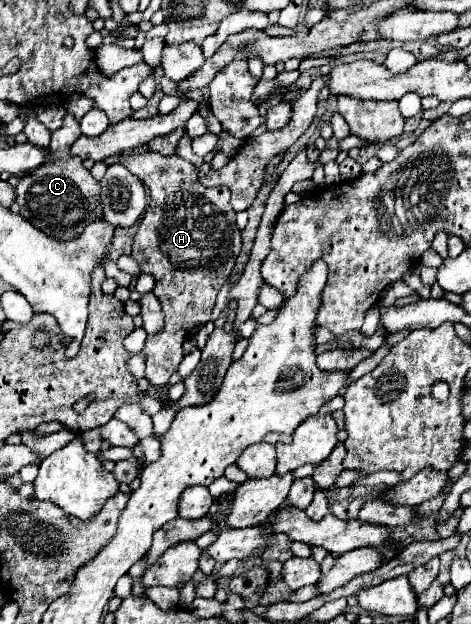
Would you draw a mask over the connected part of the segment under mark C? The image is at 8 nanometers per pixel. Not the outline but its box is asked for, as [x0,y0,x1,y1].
[16,114,104,240]

